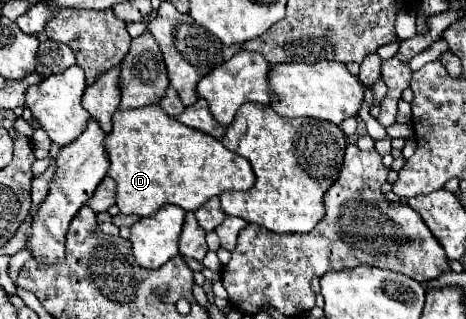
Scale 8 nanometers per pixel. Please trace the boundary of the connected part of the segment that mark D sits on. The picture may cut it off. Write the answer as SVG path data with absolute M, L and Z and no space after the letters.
M159 104L137 110L117 110L113 130L103 142L109 156L109 176L117 182L117 206L123 214L151 216L163 204L177 204L195 212L211 196L225 190L249 190L255 174L249 160L227 150L221 140L193 130L167 116Z

